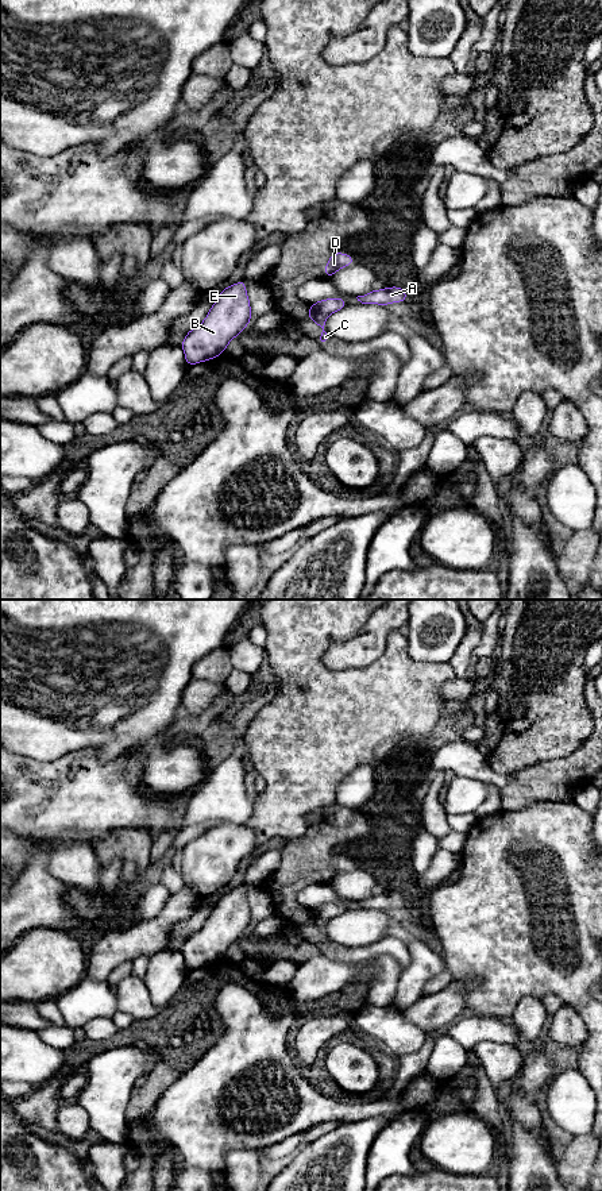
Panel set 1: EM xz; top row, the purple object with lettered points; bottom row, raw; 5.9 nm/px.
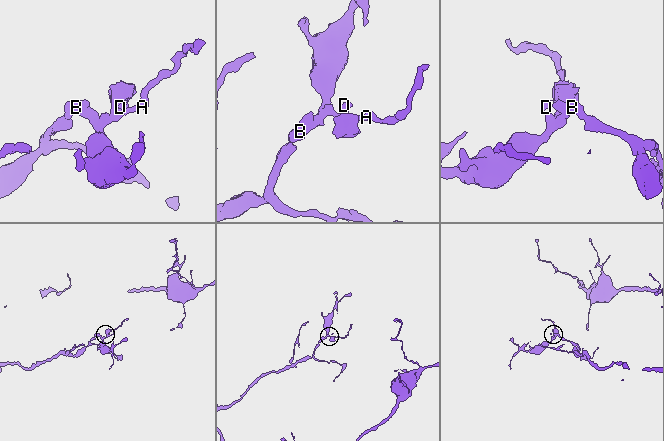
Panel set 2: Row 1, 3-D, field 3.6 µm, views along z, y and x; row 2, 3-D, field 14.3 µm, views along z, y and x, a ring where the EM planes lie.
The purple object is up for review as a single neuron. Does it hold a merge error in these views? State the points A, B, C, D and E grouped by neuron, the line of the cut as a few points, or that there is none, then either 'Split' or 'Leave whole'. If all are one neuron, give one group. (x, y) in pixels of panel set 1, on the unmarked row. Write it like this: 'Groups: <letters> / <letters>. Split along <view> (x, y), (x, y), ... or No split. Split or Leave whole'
Groups: A B E / C D. Split along xz (311, 912), (327, 921). Split

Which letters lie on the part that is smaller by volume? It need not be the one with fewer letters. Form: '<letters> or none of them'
C, D

